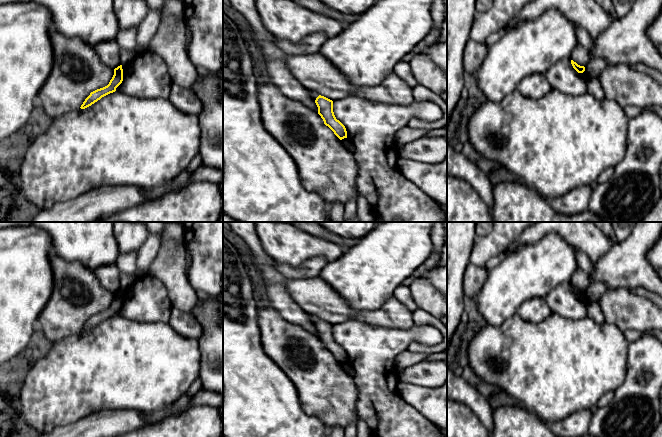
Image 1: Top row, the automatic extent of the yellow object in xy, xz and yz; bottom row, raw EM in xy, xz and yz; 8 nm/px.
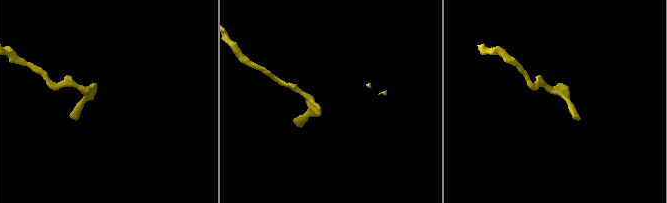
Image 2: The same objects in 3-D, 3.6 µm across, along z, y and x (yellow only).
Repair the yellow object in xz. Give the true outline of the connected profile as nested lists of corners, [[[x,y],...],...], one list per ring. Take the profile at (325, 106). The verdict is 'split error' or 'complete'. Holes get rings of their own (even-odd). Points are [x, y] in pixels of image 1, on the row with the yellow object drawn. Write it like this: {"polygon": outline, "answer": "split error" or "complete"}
{"polygon": [[[319,95],[316,98],[315,103],[318,107],[318,114],[323,119],[324,124],[328,126],[340,140],[347,138],[345,126],[337,120],[334,115],[333,101]]], "answer": "complete"}

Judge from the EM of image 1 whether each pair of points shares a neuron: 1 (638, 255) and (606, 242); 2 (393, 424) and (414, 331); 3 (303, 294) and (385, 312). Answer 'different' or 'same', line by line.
1: different
2: same
3: same

